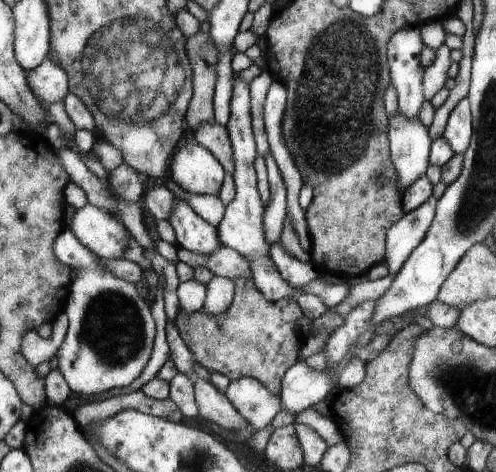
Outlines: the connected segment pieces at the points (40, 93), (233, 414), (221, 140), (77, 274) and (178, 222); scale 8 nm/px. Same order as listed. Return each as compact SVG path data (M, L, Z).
M47 56L35 70L26 71L25 80L32 94L37 100L42 100L45 107L63 100L70 93L68 74L52 60L52 56Z
M198 377L193 384L193 390L200 418L215 423L224 430L231 430L233 433L248 426L249 423L244 419L244 416L209 380Z
M203 124L202 127L196 128L191 134L191 140L210 149L220 164L226 170L226 174L233 176L236 166L235 157L230 141L228 130L220 124Z
M70 228L56 239L55 252L56 258L62 264L74 270L74 279L71 282L71 292L65 309L65 314L69 318L69 328L55 355L58 370L64 376L71 393L76 395L100 394L116 387L128 386L142 374L152 352L154 318L150 314L146 300L140 296L136 284L120 280L114 274L110 274L102 262L103 258L84 245Z
M178 196L176 206L170 214L170 224L174 226L176 232L176 243L196 254L210 256L214 250L224 246L220 237L219 229L203 220L184 202L179 200Z

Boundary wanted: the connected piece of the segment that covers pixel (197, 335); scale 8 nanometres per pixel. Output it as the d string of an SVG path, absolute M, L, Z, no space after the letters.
M242 278L235 281L235 294L228 310L218 316L208 316L200 312L200 308L192 314L178 311L176 327L184 343L192 352L193 359L209 372L220 372L230 381L240 379L242 376L251 377L262 382L272 394L279 394L283 390L283 377L298 361L298 352L306 339L296 324L301 317L304 317L304 314L298 302L292 297L274 300L274 302L268 300L266 294L262 294L256 288L254 278Z

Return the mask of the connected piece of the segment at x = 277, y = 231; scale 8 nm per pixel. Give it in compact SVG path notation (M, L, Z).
M272 152L264 156L267 165L267 174L270 182L270 202L266 203L265 229L271 244L281 240L284 218L286 218L287 194L286 182L280 174L280 168L274 160Z

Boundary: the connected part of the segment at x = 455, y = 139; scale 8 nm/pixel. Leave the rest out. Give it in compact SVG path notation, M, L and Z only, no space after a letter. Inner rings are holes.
M466 96L452 110L443 136L446 138L446 142L450 142L450 148L454 150L455 154L464 154L470 145L472 132L473 117L470 100Z

